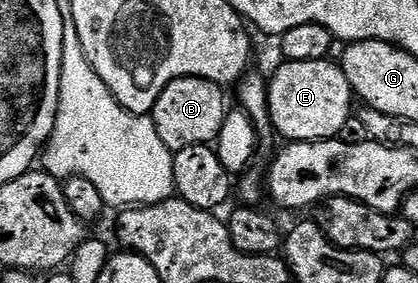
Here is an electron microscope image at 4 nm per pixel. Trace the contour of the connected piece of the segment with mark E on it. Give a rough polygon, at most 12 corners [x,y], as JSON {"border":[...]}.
{"border":[[282,61],[269,120],[289,142],[337,138],[355,95],[336,61]]}

